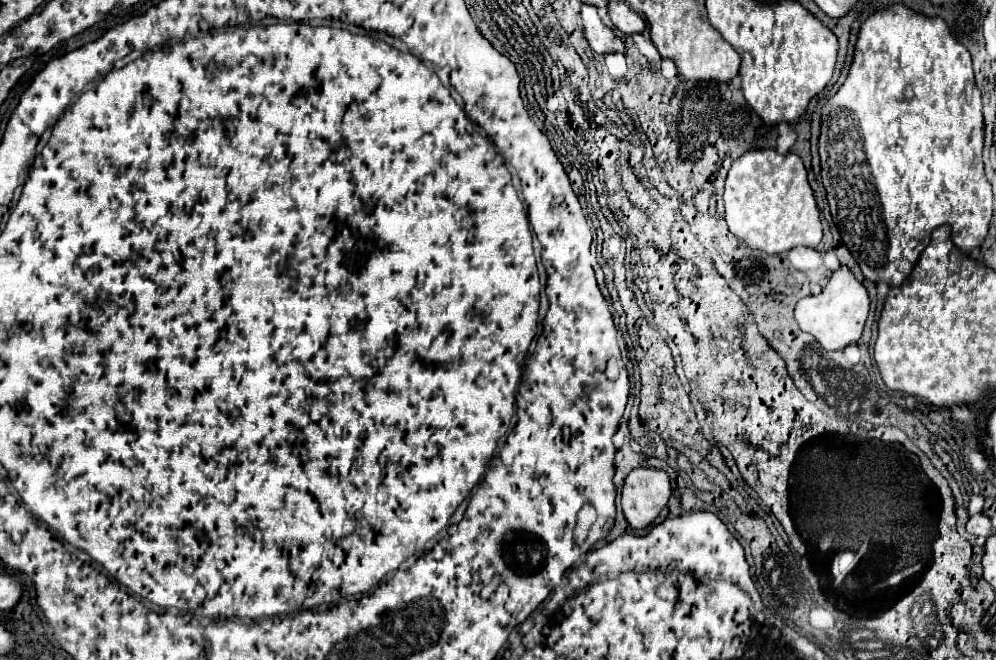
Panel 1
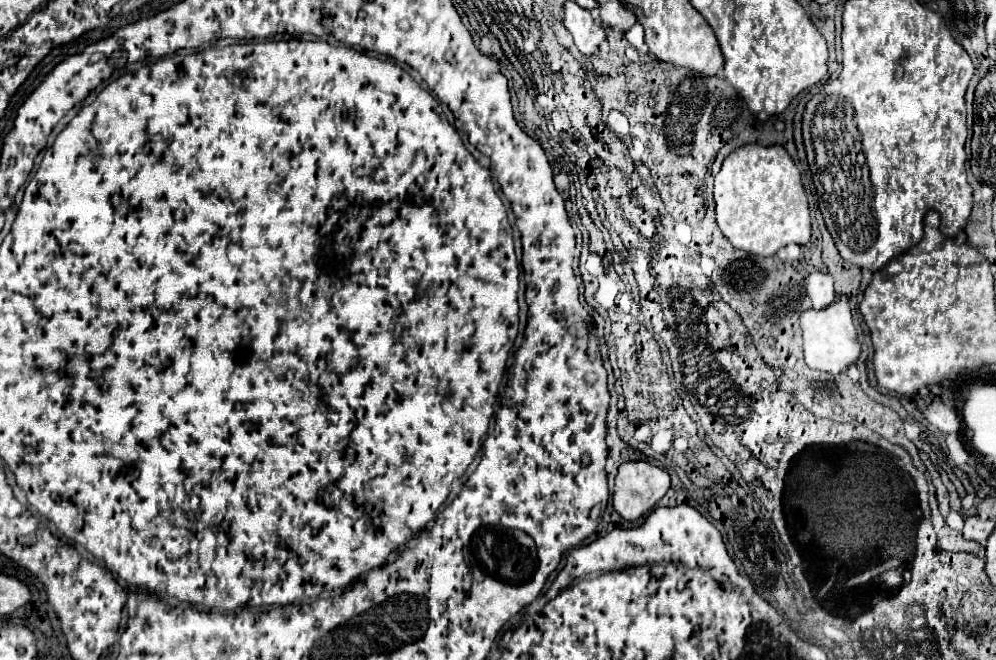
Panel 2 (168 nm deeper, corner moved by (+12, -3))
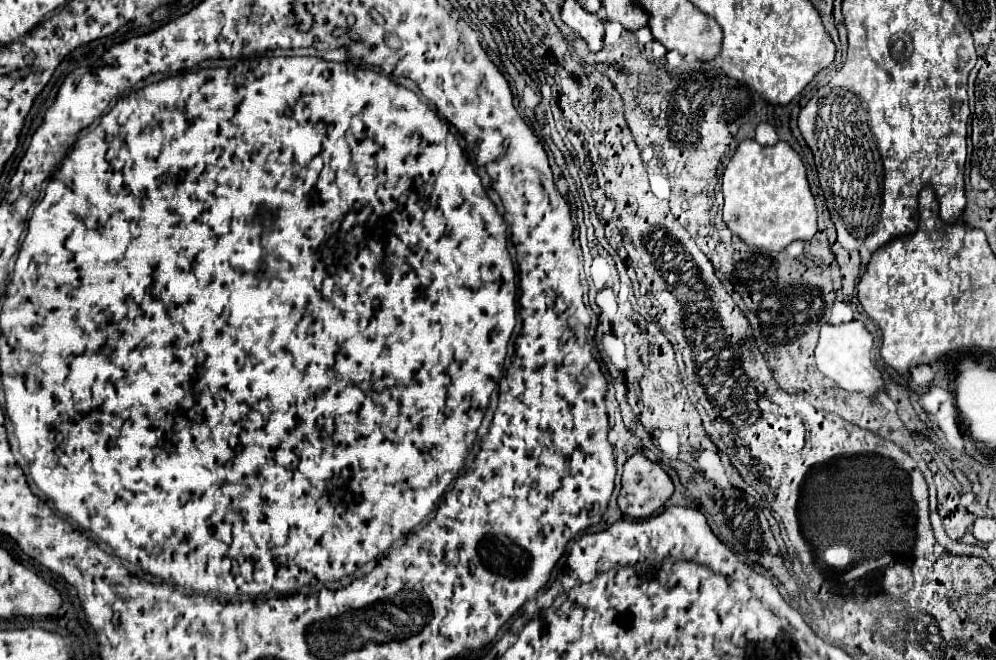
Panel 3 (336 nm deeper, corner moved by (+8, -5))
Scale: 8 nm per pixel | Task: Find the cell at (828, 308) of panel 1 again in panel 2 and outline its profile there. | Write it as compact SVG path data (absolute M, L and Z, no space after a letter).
M841 294L837 296L827 308L823 310L805 310L799 316L799 326L803 332L803 344L805 344L805 362L811 368L825 370L831 374L839 374L847 370L849 364L853 364L859 356L859 340L857 330L851 320L851 308L849 308L849 296Z

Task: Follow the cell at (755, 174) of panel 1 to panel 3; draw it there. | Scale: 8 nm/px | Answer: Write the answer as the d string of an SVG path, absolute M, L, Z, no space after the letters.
M745 140L737 146L735 154L727 162L723 172L723 220L743 242L765 248L771 252L783 250L793 240L811 240L817 232L817 210L815 198L809 190L809 182L805 176L805 166L797 152L787 142L777 142L775 146L761 146L755 140Z

